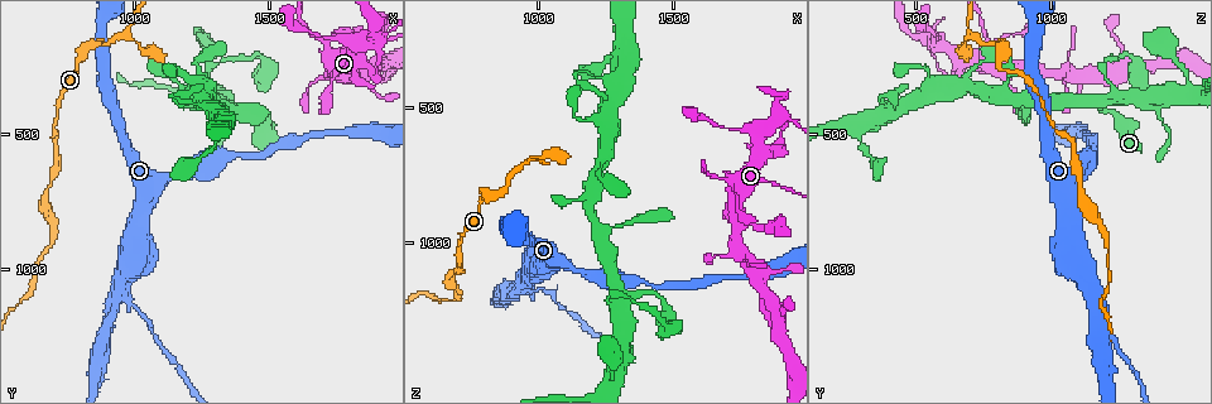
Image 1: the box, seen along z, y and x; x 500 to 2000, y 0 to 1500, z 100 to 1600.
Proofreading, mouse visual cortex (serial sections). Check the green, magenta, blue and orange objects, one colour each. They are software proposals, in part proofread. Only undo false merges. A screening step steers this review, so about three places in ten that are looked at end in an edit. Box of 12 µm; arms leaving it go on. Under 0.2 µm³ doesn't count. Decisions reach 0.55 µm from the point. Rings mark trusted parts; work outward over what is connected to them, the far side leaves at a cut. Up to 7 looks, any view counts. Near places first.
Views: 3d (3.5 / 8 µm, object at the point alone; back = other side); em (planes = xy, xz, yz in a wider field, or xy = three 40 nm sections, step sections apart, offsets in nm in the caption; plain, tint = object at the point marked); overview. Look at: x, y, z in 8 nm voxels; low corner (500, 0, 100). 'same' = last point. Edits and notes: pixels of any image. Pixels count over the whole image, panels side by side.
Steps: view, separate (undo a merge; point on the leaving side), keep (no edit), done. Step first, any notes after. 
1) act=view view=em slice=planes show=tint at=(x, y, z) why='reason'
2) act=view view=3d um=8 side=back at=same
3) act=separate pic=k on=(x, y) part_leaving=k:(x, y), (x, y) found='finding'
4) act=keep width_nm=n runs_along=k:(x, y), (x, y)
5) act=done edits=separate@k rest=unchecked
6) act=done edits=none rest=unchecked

act=view view=3d um=3.5 at=(1320, 380, 1210) why='calibre changes'

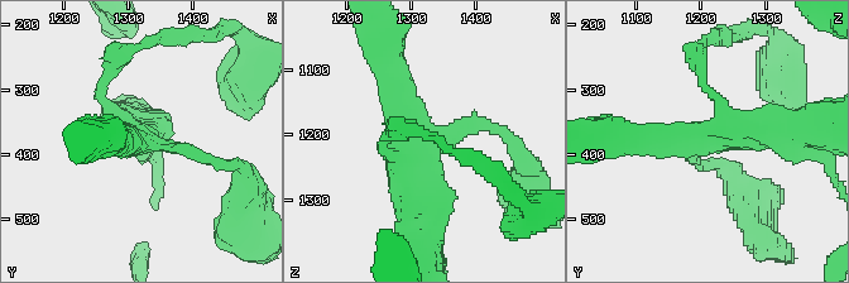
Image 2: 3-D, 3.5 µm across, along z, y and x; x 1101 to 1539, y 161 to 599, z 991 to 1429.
act=view view=em slice=xy step=3 show=tint at=(1330, 380, 1210) arms=4 arm_widths_nm=150,200,350,400

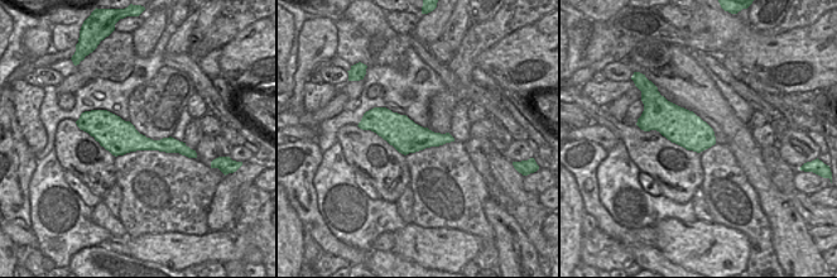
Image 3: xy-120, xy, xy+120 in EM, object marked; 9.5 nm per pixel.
act=view view=em slice=xy step=1 show=tint at=same why='another direction'

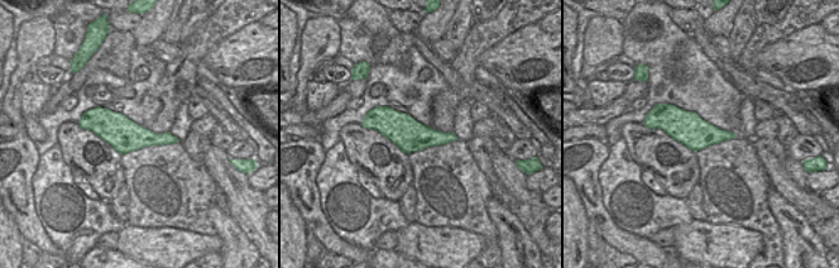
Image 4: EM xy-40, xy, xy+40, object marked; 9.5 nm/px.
act=keep runs_along=4:(85, 123), (172, 140) found='all the same cell'

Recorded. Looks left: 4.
act=view view=3d um=3.5 at=(950, 1100, 1180)

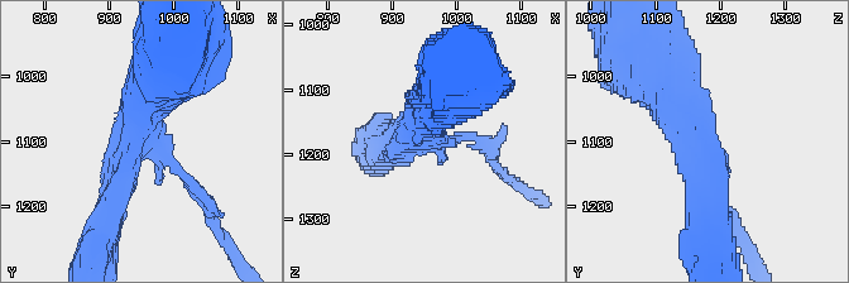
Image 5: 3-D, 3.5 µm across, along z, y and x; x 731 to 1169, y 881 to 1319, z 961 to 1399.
act=view view=em slice=xy step=3 show=plain at=(950, 1095, 1170) why='need the tissue'

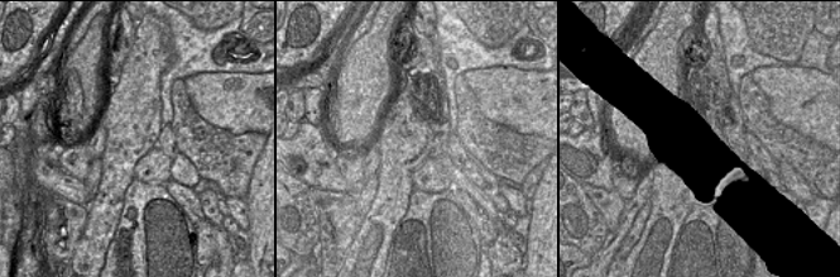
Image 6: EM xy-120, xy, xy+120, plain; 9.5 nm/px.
act=view view=em slice=xy step=3 show=tint at=same

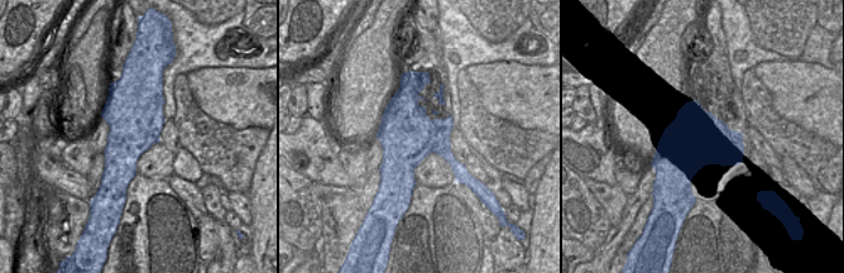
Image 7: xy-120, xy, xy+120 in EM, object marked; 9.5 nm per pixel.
act=separate pic=5 on=(190, 183) arm_widths_nm=150,350,700 part_leaving=5:(158, 145), (201, 192), (225, 243) found='two cells meet here'

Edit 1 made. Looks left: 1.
act=done edits=separate@5 rest=unchecked

